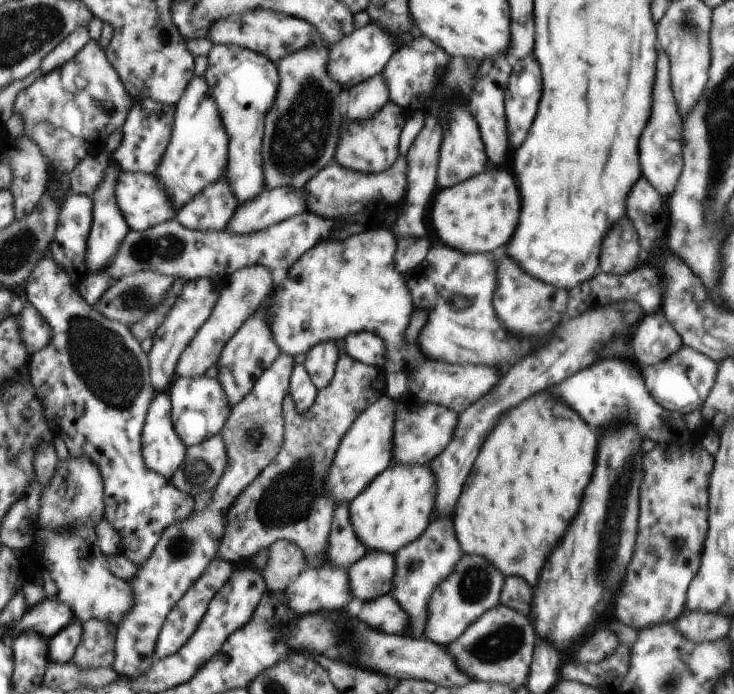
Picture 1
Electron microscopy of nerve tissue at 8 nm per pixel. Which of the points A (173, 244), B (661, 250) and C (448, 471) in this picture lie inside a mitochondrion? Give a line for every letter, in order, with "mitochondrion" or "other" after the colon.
A: mitochondrion
B: other
C: mitochondrion

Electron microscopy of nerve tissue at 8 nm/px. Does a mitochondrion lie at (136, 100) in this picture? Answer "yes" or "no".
no

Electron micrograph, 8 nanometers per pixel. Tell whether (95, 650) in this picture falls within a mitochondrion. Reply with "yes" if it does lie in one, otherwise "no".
yes

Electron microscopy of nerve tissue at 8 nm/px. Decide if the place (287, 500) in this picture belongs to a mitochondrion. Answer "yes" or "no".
yes

